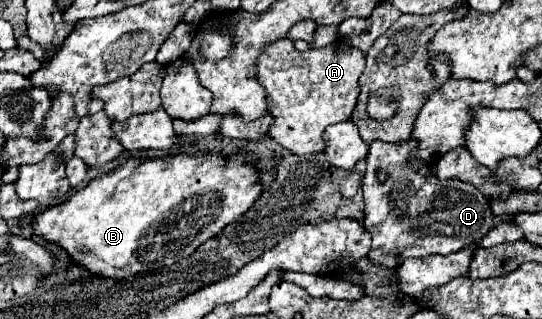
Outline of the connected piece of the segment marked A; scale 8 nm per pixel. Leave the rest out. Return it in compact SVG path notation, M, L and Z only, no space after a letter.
M288 38L274 40L256 60L258 82L266 88L268 112L272 116L270 136L294 154L318 154L326 148L322 138L326 126L348 120L358 100L358 78L364 70L364 54L336 40L318 50L300 52Z

